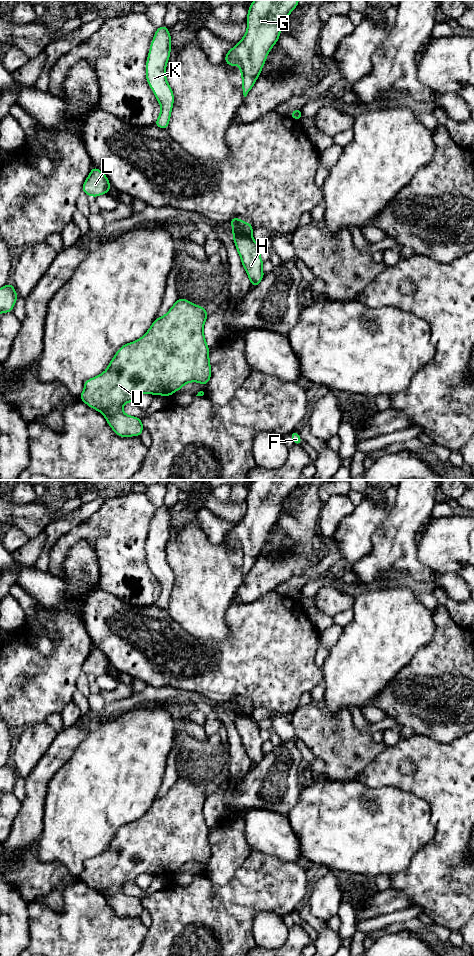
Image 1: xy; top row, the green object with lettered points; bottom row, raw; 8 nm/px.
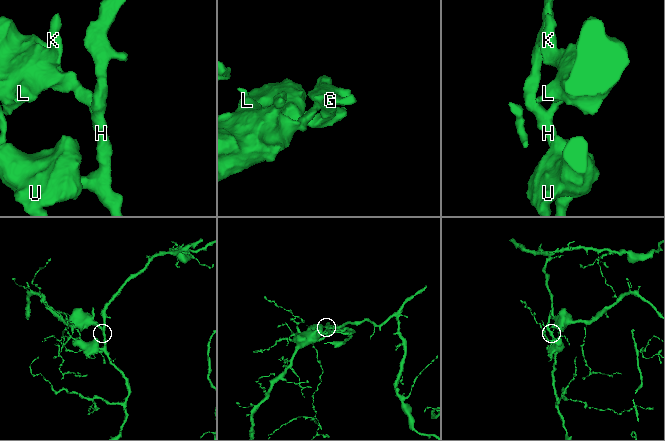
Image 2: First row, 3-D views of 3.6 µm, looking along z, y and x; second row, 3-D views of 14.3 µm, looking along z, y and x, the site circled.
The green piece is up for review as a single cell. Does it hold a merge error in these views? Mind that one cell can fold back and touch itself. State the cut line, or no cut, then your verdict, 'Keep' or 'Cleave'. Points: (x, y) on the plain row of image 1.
Split along xy (243, 702), (243, 710), (233, 714). Cleave

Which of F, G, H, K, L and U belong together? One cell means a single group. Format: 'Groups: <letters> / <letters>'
Groups: F G H U / K L

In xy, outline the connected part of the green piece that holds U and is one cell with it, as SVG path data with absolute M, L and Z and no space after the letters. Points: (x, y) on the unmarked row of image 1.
M178 778L163 797L154 800L139 820L120 827L102 854L85 861L80 880L102 892L118 916L140 917L144 909L142 900L125 894L122 891L125 883L135 883L137 877L144 873L170 877L188 862L199 862L205 866L209 862L210 830L203 812L208 795L203 786Z

